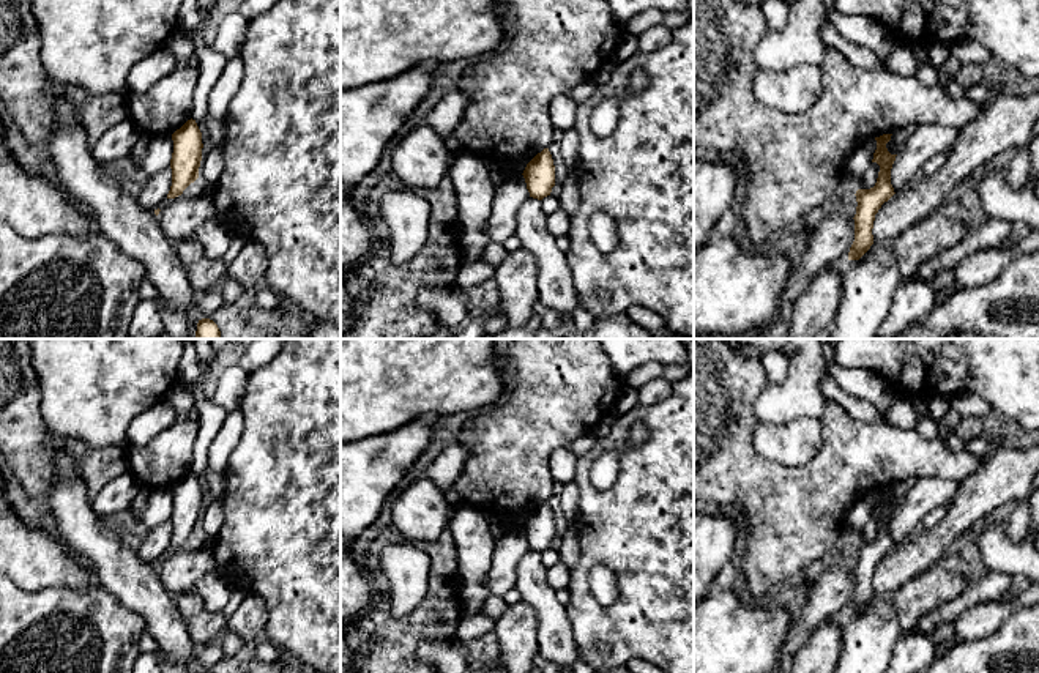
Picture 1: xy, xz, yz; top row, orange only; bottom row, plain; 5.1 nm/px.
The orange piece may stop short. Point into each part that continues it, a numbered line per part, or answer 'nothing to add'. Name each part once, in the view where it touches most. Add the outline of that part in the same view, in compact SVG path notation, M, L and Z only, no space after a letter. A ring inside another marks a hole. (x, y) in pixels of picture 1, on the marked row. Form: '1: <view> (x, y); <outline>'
nothing to add

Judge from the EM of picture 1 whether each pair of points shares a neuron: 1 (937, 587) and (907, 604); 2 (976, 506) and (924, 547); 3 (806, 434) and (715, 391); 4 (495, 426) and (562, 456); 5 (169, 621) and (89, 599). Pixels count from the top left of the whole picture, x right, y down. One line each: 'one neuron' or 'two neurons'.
1: one neuron
2: one neuron
3: two neurons
4: two neurons
5: two neurons

